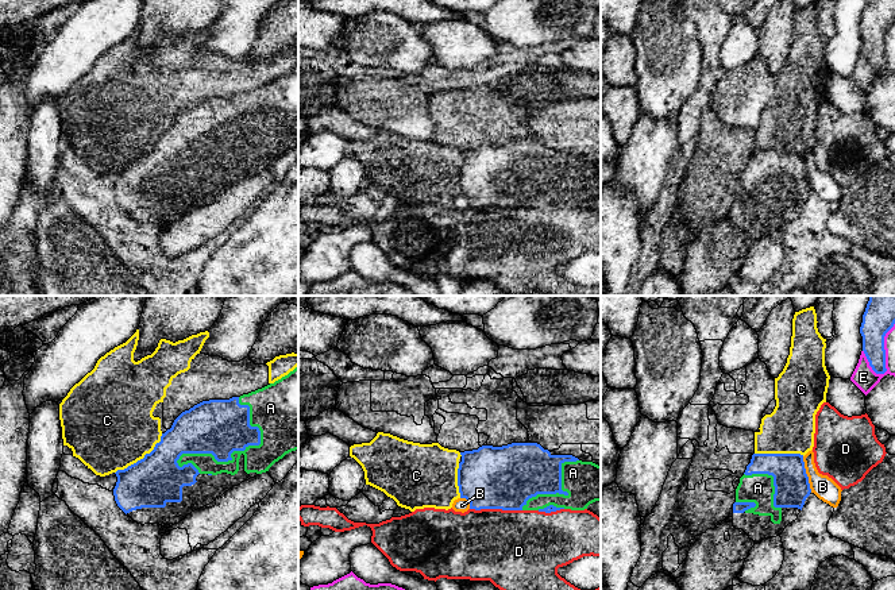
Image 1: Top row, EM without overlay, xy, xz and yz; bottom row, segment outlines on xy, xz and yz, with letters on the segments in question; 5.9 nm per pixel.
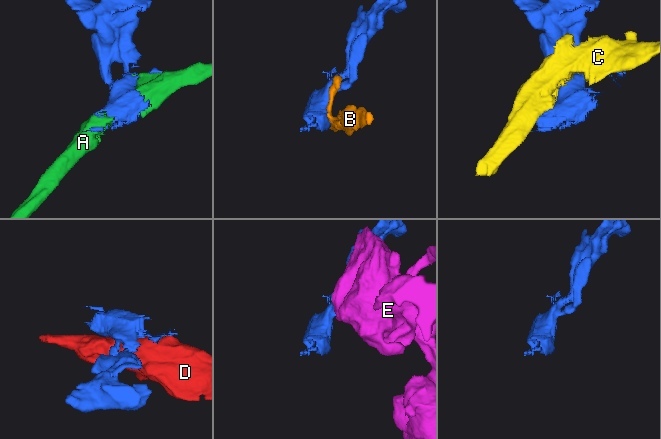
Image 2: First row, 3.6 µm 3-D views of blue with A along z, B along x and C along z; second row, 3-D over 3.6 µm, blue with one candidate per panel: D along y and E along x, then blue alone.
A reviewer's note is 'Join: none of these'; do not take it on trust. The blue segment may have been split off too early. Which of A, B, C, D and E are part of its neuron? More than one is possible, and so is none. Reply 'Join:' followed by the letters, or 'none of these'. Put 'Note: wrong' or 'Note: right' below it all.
Join: A
Note: wrong

